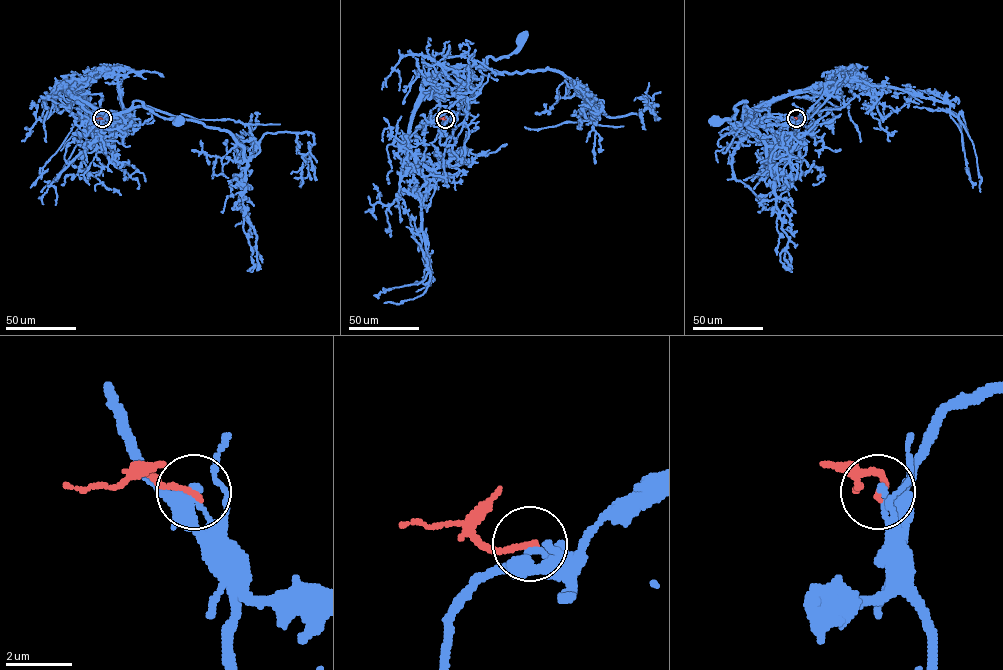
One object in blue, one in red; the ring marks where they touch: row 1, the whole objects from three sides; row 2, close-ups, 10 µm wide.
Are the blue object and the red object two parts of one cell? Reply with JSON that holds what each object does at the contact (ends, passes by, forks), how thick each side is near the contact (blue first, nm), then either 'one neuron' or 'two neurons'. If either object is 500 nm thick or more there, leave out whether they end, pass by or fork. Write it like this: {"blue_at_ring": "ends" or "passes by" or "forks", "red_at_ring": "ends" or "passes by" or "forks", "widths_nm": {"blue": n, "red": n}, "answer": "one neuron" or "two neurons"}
{"blue_at_ring": "forks", "red_at_ring": "ends", "widths_nm": {"blue": 280, "red": 180}, "answer": "two neurons"}

